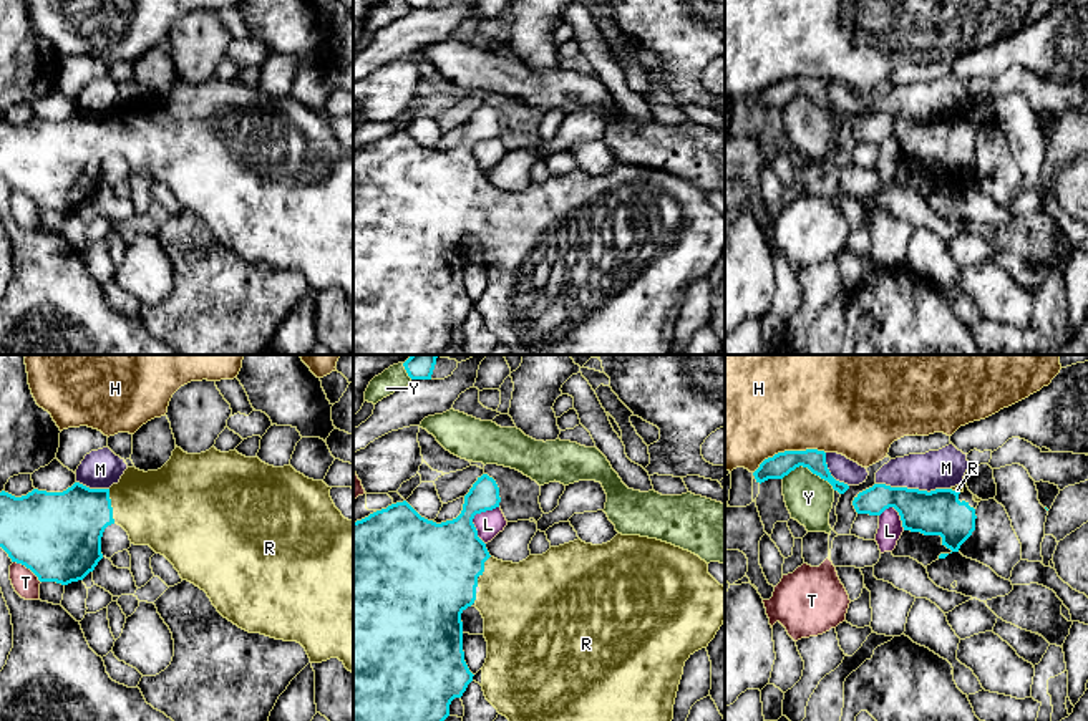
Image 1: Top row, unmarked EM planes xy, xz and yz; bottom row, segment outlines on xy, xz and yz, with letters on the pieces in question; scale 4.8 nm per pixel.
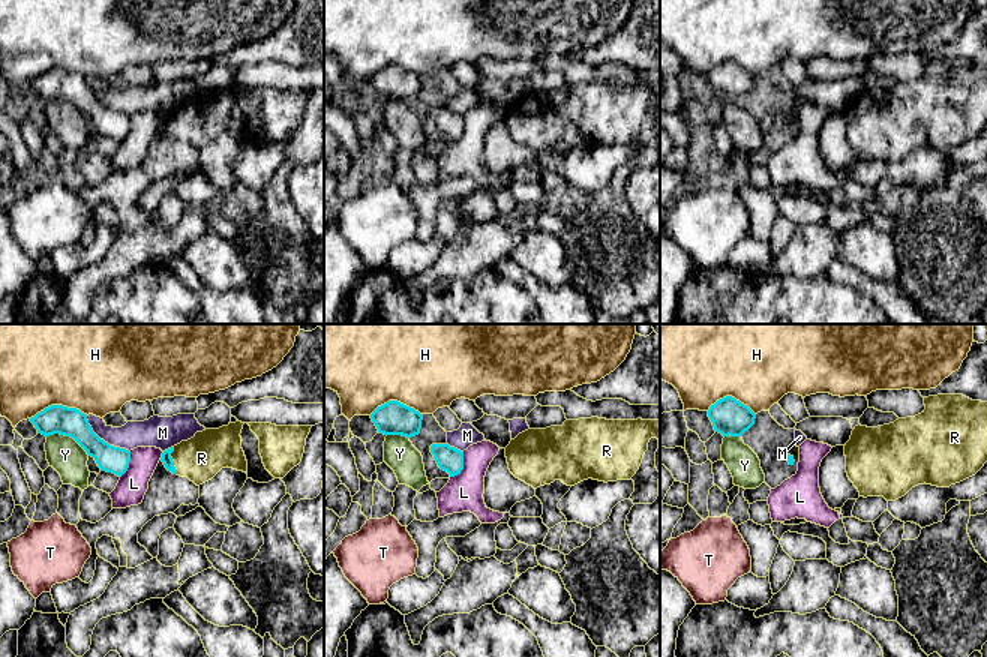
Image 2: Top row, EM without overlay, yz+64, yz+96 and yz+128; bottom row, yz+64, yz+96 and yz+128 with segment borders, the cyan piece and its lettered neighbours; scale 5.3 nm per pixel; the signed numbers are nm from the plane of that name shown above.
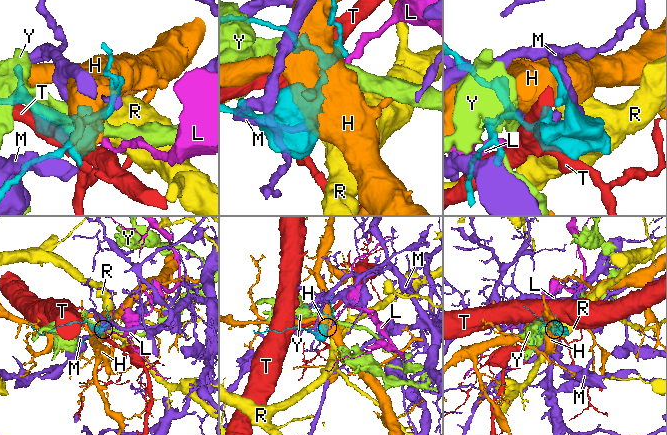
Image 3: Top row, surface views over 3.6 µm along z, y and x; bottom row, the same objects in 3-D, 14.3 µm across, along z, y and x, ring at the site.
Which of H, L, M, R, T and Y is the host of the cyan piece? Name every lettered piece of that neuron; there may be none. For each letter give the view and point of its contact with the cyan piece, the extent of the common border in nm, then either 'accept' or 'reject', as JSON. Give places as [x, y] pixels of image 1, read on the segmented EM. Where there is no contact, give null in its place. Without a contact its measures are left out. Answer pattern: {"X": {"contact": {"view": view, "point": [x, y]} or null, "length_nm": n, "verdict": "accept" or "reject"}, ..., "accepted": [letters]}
{"H": {"contact": {"view": "yz", "point": [788, 451]}, "length_nm": 360, "verdict": "reject"}, "L": {"contact": {"view": "xz", "point": [473, 517]}, "length_nm": 200, "verdict": "reject"}, "M": {"contact": {"view": "yz", "point": [913, 489]}, "length_nm": 360, "verdict": "reject"}, "R": {"contact": {"view": "xy", "point": [110, 506]}, "length_nm": 170, "verdict": "accept"}, "T": {"contact": {"view": "xy", "point": [29, 567]}, "length_nm": 170, "verdict": "reject"}, "Y": {"contact": {"view": "yz", "point": [808, 468]}, "length_nm": 280, "verdict": "reject"}, "accepted": ["R"]}

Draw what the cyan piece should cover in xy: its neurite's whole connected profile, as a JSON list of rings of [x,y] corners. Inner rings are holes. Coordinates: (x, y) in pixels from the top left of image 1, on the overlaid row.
[[[176,446],[171,459],[158,471],[139,471],[128,467],[118,484],[109,489],[90,489],[80,482],[75,482],[63,492],[46,492],[33,489],[27,496],[15,497],[5,491],[0,492],[0,547],[8,554],[12,562],[22,564],[30,569],[40,582],[56,582],[68,585],[71,582],[83,580],[95,570],[103,559],[101,537],[108,525],[121,525],[131,544],[149,545],[156,554],[164,555],[182,580],[187,580],[204,590],[211,598],[217,612],[249,633],[260,633],[275,640],[300,643],[310,663],[322,663],[330,658],[338,658],[348,671],[353,673],[353,520],[348,520],[335,507],[330,489],[323,481],[313,481],[297,472],[290,464],[284,467],[274,467],[262,462],[257,456],[245,457],[237,451],[221,452],[211,448],[201,454],[187,454]]]

